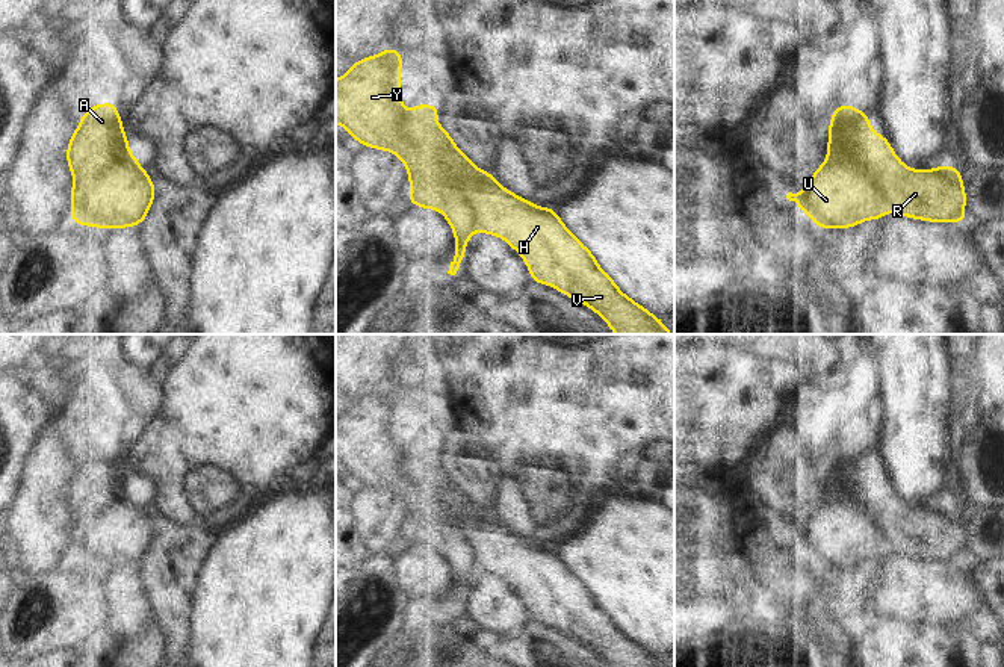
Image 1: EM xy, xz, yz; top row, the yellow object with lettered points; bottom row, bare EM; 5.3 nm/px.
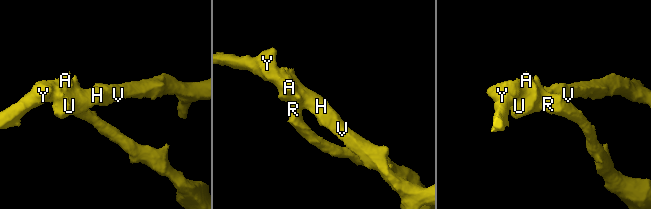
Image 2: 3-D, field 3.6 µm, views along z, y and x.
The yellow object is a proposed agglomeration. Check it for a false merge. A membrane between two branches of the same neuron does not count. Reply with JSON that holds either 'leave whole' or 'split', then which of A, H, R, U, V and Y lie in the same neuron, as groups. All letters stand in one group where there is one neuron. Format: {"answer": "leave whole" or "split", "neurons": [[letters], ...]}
{"answer": "split", "neurons": [["A", "R", "Y"], ["H", "U", "V"]]}

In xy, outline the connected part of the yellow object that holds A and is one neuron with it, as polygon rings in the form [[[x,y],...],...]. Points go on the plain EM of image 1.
[[[116,442],[95,443],[82,455],[67,487],[73,516],[100,514],[129,486]]]

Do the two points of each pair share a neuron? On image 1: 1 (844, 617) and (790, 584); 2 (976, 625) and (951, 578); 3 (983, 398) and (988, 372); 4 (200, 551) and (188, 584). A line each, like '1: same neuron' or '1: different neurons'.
1: different neurons
2: different neurons
3: same neuron
4: same neuron

